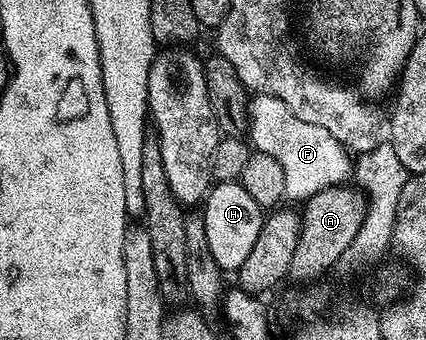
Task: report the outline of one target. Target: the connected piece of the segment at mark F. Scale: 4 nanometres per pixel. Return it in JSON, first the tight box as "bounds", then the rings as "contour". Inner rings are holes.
{"bounds":[249,95,352,201],"contour":[[[255,95],[250,102],[250,118],[249,143],[259,152],[272,154],[272,158],[280,162],[284,169],[286,195],[291,201],[311,200],[321,191],[345,185],[351,179],[352,156],[346,147],[336,142],[328,130],[296,118],[280,98]]]}

